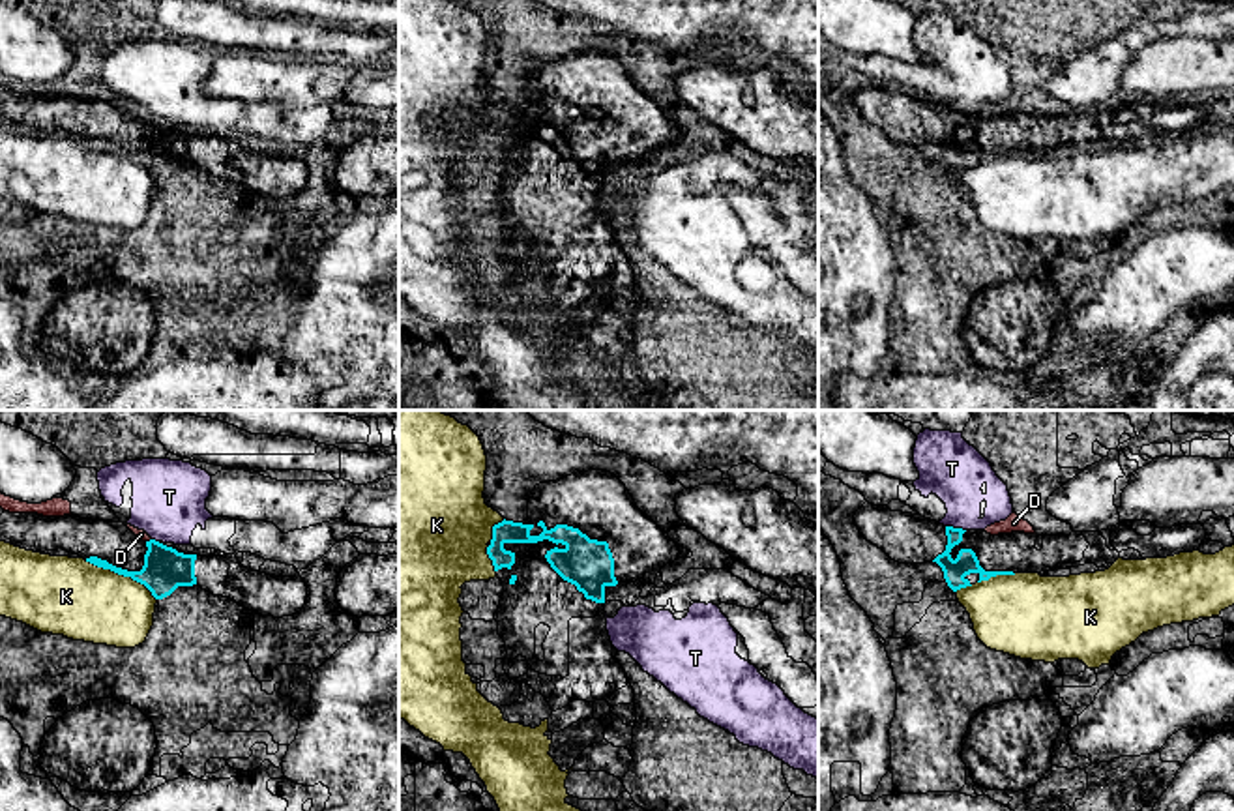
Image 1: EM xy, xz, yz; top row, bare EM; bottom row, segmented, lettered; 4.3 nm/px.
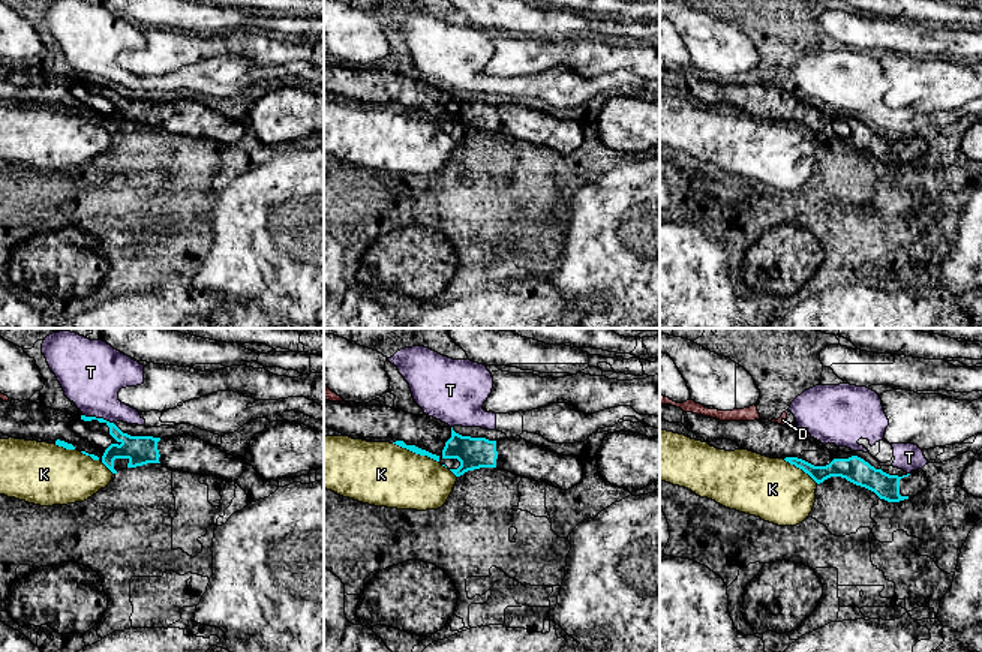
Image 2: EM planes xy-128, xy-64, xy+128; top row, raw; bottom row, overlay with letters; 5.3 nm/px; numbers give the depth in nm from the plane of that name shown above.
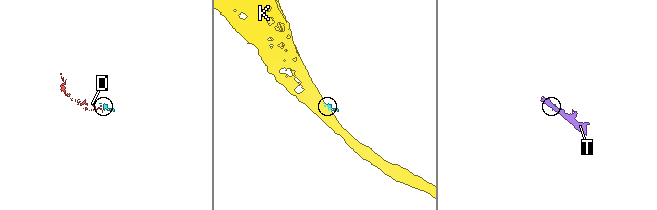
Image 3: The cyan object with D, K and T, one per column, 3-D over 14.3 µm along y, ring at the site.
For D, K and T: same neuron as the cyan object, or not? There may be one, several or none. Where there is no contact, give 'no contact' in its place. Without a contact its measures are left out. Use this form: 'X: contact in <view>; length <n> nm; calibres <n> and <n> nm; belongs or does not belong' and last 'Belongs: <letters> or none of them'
D: contact in xy; length 30 nm; calibres 180 and 40 nm; does not belong
K: contact in xy; length 360 nm; calibres 180 and 340 nm; does not belong
T: contact in yz; length 90 nm; calibres 100 and 260 nm; does not belong
Belongs: none of them

